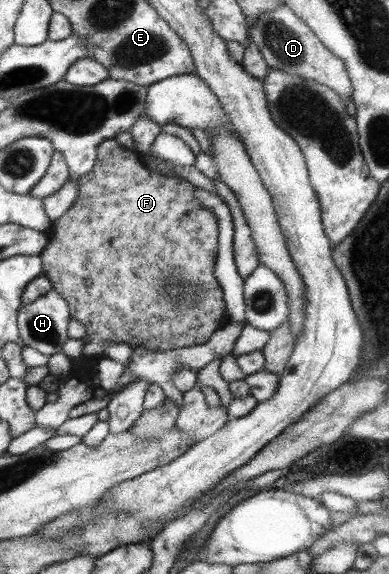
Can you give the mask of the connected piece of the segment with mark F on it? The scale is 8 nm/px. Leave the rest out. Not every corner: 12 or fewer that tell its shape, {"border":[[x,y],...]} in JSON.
{"border":[[103,140],[42,272],[106,343],[199,345],[228,324],[218,219]]}

